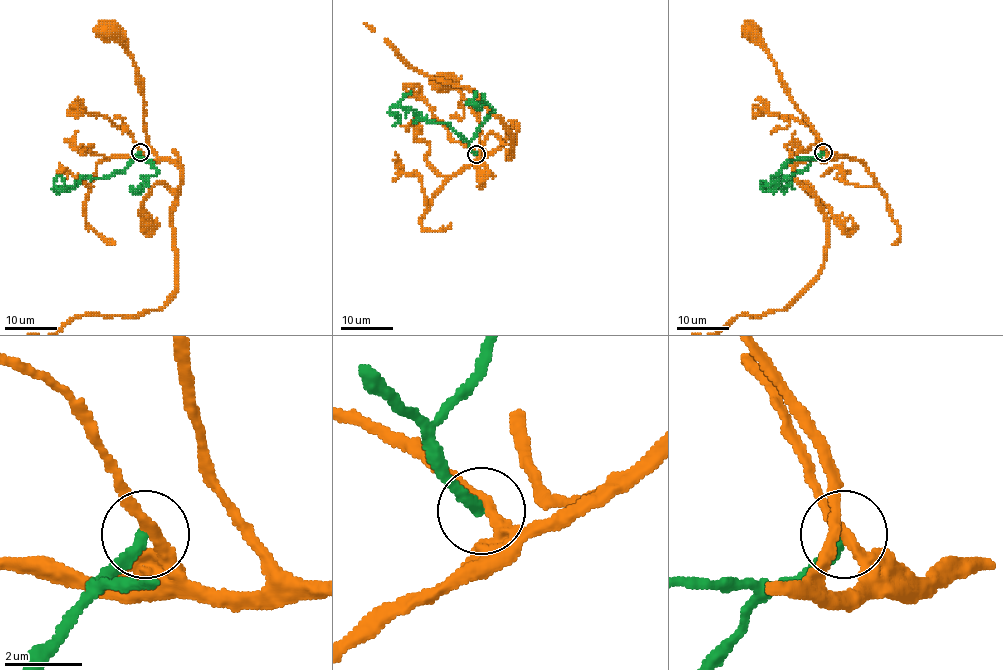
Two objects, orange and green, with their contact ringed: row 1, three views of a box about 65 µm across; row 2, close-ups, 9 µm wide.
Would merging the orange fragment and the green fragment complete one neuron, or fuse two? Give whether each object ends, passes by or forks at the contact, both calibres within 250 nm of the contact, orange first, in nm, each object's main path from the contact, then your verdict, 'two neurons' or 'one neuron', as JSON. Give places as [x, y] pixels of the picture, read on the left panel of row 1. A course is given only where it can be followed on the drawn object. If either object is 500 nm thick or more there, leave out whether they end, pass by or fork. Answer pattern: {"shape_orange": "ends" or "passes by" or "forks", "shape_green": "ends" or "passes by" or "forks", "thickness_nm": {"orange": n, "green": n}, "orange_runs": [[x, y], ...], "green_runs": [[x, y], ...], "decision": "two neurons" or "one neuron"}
{"shape_orange": "passes by", "shape_green": "ends", "thickness_nm": {"orange": 280, "green": 320}, "orange_runs": [[140, 151], [146, 158], [156, 158], [146, 135], [143, 82], [132, 57], [119, 38], [107, 30]], "green_runs": [[140, 151], [111, 176], [85, 178], [65, 189], [54, 184], [58, 176], [64, 185], [56, 193]], "decision": "two neurons"}

